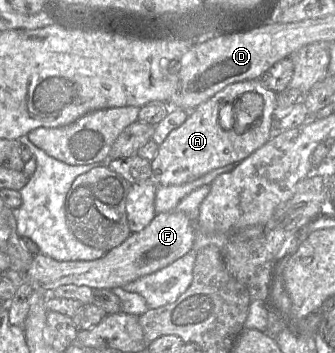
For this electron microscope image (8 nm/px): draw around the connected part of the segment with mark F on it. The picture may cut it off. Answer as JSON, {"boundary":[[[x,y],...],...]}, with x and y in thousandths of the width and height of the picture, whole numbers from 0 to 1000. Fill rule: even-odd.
{"boundary":[[[540,598],[472,603],[421,654],[400,657],[355,697],[325,708],[287,737],[173,739],[116,717],[99,725],[93,751],[60,796],[84,796],[134,830],[185,807],[263,810],[275,819],[337,819],[496,756],[573,708],[585,640]]]}

